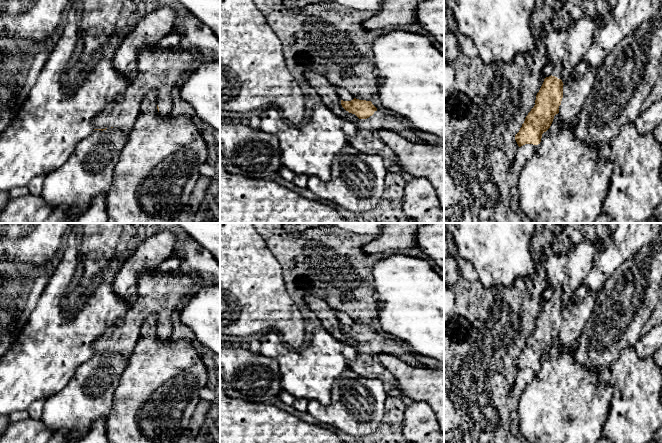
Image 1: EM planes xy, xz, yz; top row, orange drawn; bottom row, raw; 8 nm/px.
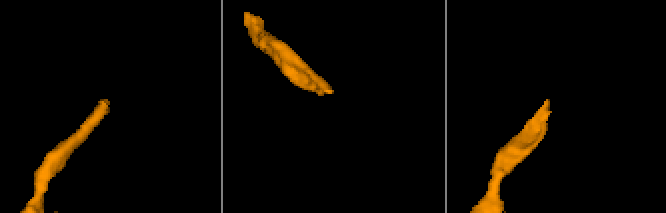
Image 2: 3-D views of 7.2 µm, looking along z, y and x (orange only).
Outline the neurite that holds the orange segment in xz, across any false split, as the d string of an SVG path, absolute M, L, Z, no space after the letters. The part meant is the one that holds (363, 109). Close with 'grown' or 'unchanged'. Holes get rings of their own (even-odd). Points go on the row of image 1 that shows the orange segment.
M354 98L351 101L341 100L341 105L346 111L359 118L355 124L356 134L348 137L347 140L351 146L363 153L378 155L385 162L397 162L393 151L381 139L379 134L381 130L390 130L414 142L425 143L407 122L378 111L371 101Z; grown

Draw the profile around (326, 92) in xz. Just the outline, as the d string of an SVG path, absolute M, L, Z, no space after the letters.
M304 70L304 76L309 85L316 91L318 99L332 112L354 124L359 121L359 118L355 114L349 113L342 107L336 87L324 75L311 70Z

